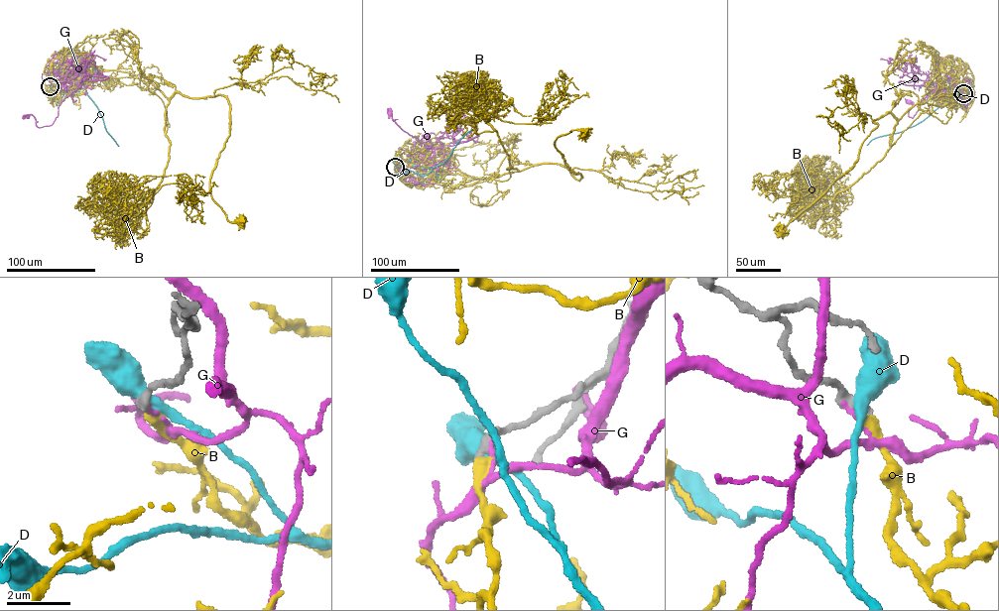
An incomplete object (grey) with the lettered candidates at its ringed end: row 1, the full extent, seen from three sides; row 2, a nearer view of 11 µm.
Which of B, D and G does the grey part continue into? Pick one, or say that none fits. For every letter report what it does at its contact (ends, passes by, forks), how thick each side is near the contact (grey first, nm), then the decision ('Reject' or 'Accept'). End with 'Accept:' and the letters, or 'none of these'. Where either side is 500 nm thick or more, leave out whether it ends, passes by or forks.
B: It ends there. Thickness 300 nm (grey) against 400 nm. Accept
D: It passes by. Thickness 340 nm (grey) against 440 nm. Reject
G: It ends there. Thickness 360 nm (grey) against 110 nm. Reject
Accept: B

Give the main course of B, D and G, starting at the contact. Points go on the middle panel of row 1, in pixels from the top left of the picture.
B: (395, 166), (411, 185), (455, 174), (498, 178), (549, 163), (579, 180), (554, 142), (572, 130), (584, 132)
D: (395, 166), (402, 174), (412, 171), (426, 175), (442, 164), (458, 141), (473, 129)
G: (395, 166), (423, 155), (431, 159), (434, 152), (402, 130), (390, 113)

